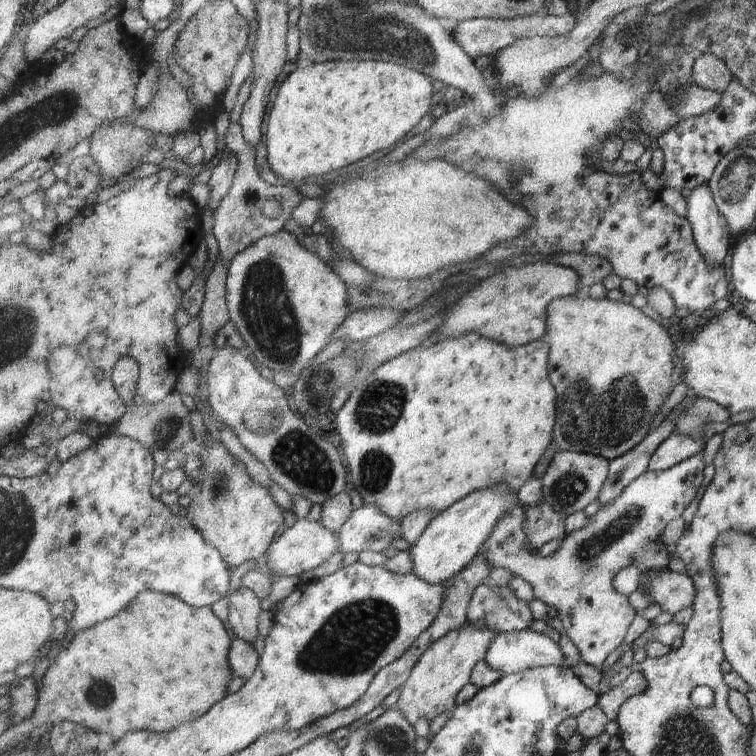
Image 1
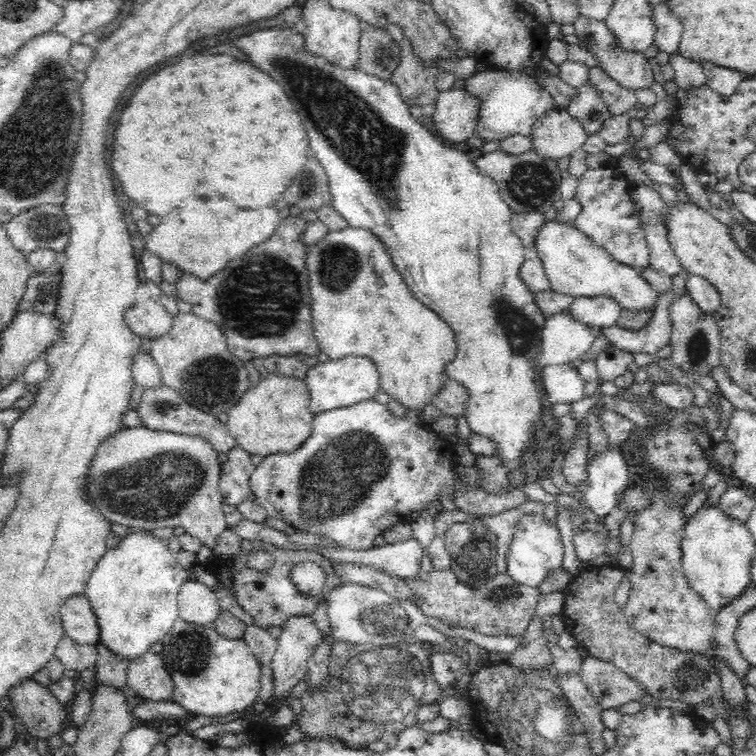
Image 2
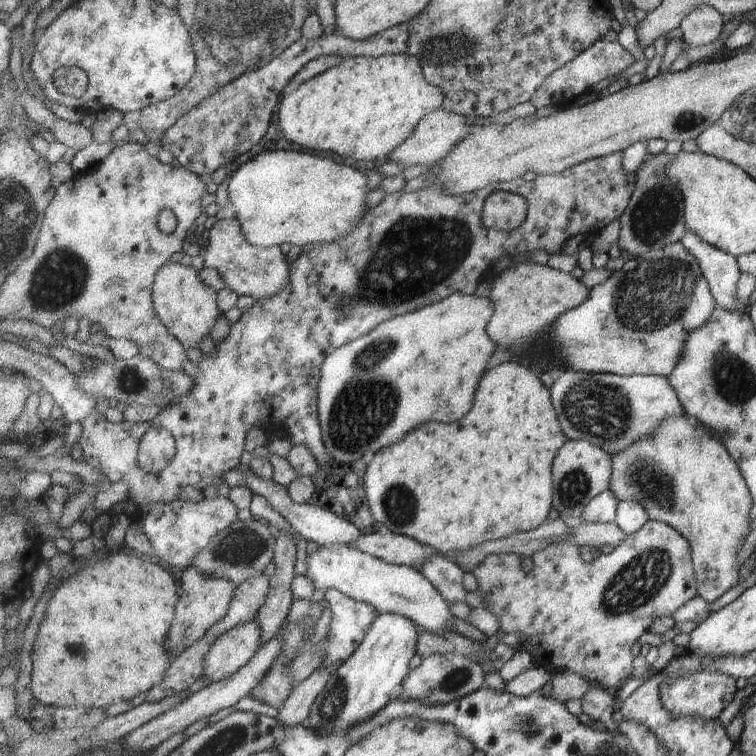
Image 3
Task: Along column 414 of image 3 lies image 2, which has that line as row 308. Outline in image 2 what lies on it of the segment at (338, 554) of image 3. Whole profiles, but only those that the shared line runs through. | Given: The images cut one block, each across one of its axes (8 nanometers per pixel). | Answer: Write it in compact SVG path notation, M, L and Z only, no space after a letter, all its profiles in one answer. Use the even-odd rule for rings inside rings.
M582 296L574 298L567 309L572 319L592 328L609 328L617 325L621 308L612 298L606 296Z

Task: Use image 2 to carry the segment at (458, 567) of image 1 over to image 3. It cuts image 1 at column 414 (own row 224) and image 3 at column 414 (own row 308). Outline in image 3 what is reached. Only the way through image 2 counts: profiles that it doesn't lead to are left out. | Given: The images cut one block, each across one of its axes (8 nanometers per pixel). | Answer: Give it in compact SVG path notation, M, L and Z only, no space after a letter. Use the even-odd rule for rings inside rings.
M393 613L379 614L361 646L333 673L302 725L327 737L332 733L346 733L370 721L399 693L412 671L411 658L418 654L418 640L419 629L415 621Z

